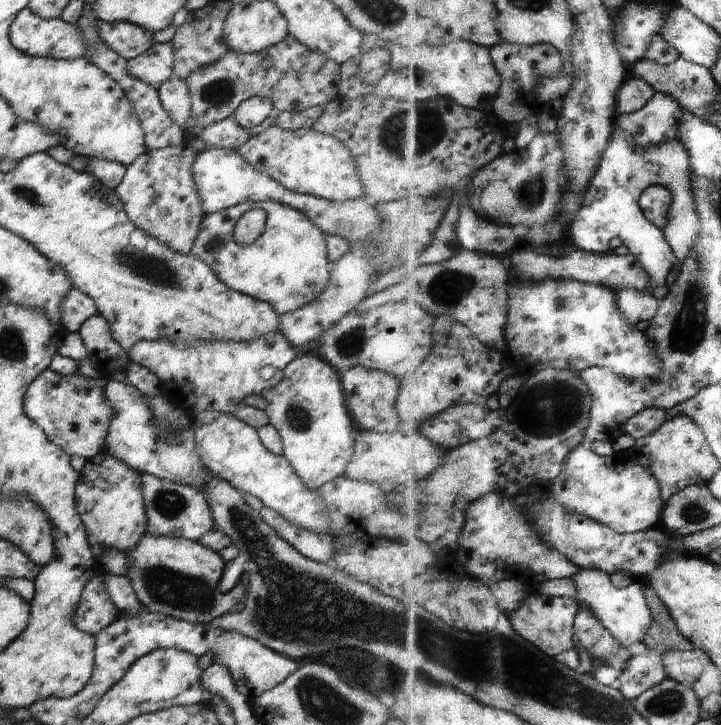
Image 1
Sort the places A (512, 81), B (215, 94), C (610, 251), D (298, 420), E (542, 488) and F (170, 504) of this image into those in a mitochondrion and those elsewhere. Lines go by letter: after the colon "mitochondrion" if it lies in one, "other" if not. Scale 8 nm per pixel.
A: other
B: mitochondrion
C: other
D: mitochondrion
E: other
F: mitochondrion

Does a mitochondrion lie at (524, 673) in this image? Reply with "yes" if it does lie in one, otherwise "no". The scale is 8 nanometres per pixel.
yes

